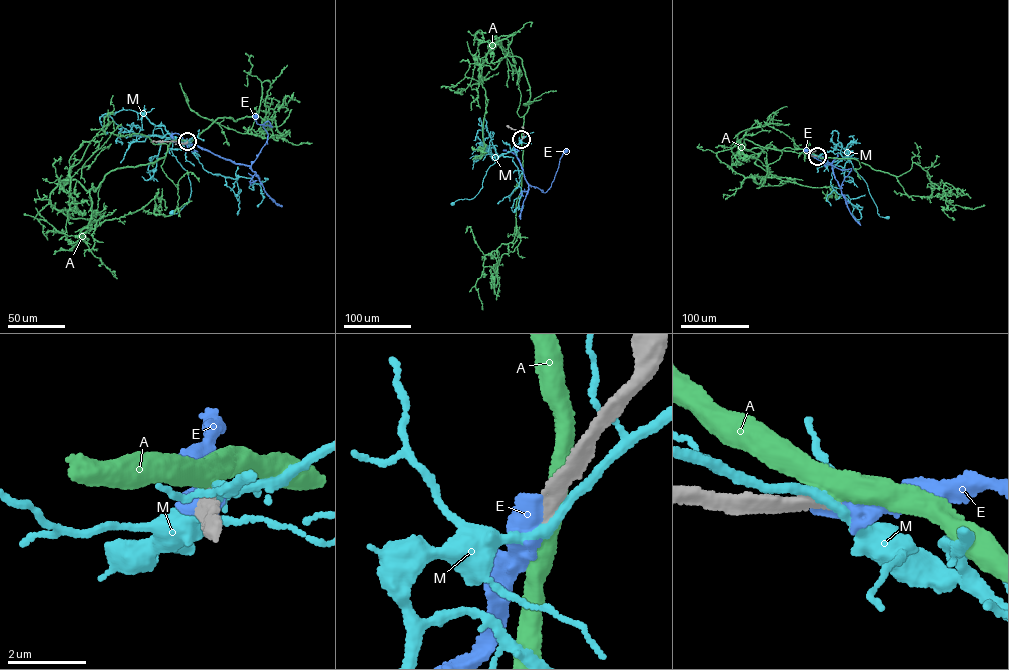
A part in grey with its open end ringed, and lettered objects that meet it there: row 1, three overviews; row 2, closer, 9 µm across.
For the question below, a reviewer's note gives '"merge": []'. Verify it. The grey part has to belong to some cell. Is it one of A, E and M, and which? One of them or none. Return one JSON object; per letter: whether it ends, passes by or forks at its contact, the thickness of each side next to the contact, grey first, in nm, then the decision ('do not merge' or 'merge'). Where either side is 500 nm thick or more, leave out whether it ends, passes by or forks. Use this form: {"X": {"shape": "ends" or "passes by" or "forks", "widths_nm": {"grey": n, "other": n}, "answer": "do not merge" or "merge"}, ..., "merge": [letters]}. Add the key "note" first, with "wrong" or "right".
{"note": "wrong", "A": {"shape": "passes by", "widths_nm": {"grey": 280, "other": 480}, "answer": "do not merge"}, "E": {"widths_nm": {"grey": 320, "other": 600}, "answer": "merge"}, "M": {"shape": "passes by", "widths_nm": {"grey": 320, "other": 240}, "answer": "do not merge"}, "merge": ["E"]}

